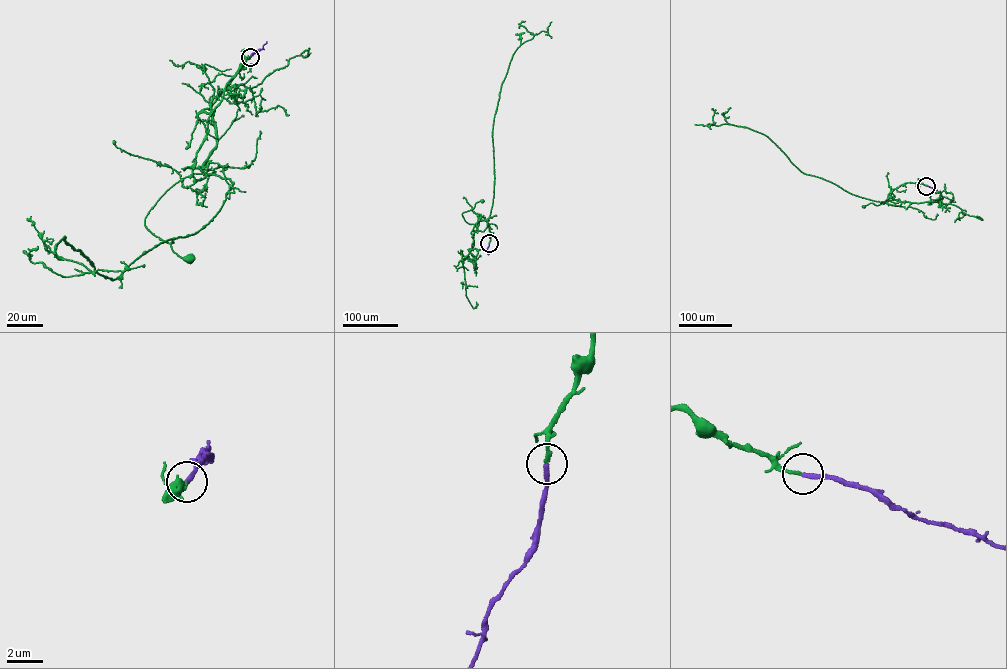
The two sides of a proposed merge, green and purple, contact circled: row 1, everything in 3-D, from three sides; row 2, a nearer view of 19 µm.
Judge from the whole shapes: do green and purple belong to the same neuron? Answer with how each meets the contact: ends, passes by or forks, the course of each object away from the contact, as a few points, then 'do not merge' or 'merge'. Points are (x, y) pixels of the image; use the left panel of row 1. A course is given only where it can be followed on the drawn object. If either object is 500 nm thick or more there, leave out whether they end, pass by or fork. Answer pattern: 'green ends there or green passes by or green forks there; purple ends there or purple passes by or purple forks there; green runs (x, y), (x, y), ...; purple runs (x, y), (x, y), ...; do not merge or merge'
green ends there; purple ends there; green runs (250, 57), (208, 117), (192, 172), (195, 181), (206, 175), (180, 179), (144, 220), (189, 258); purple runs (250, 57), (267, 41); merge

